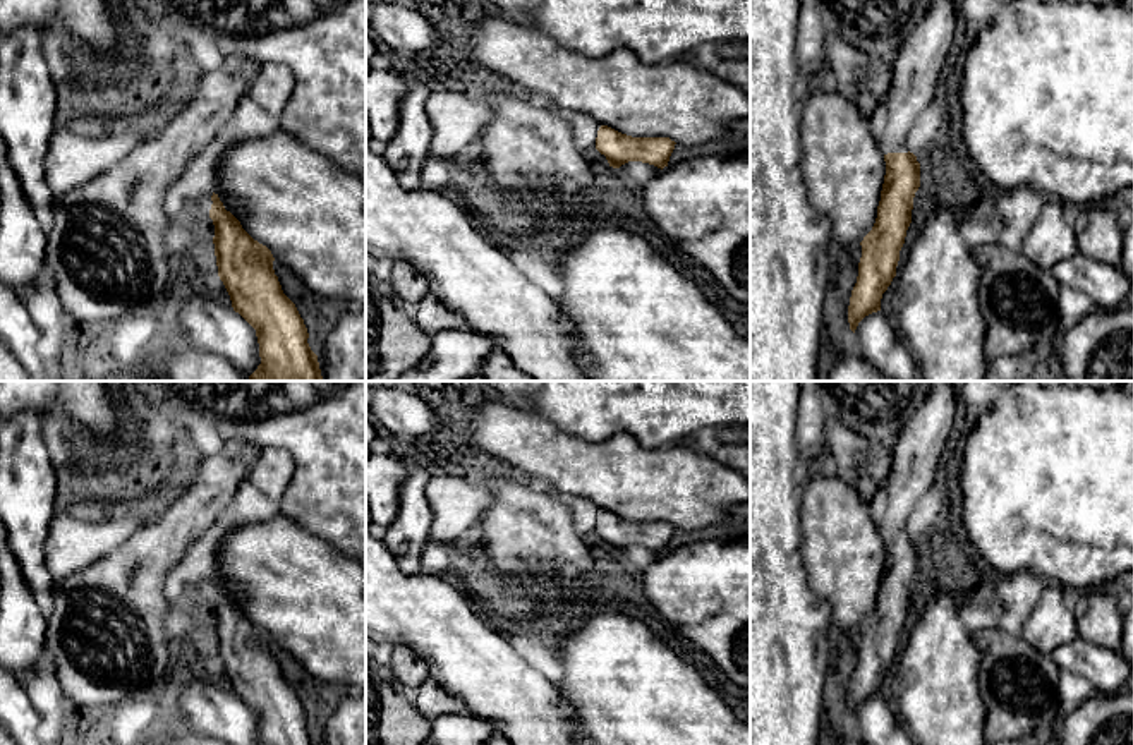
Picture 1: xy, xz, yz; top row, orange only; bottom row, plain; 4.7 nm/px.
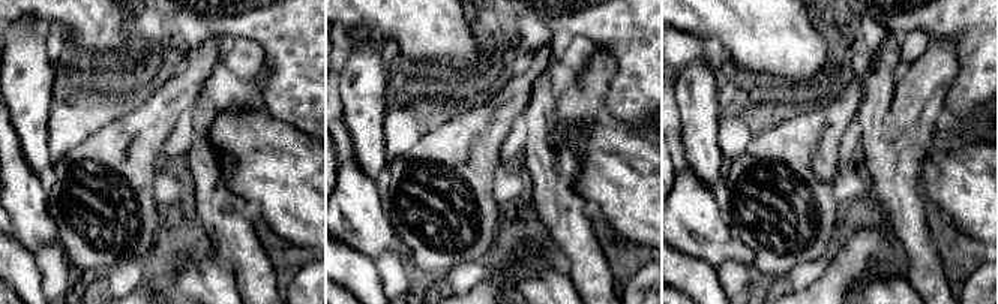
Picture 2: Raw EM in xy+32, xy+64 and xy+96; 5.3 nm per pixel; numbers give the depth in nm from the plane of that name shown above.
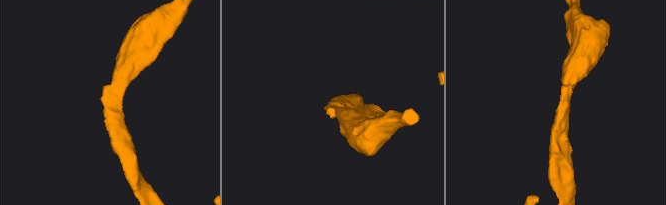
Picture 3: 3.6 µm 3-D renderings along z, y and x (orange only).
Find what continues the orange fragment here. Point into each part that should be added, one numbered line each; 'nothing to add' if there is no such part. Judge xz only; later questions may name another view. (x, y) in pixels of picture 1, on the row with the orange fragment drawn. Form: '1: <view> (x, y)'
nothing to add

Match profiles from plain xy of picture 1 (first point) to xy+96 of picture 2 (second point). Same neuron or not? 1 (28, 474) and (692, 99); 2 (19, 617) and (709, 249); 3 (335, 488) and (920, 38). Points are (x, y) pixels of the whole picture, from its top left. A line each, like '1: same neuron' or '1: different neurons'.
1: same neuron
2: same neuron
3: different neurons

